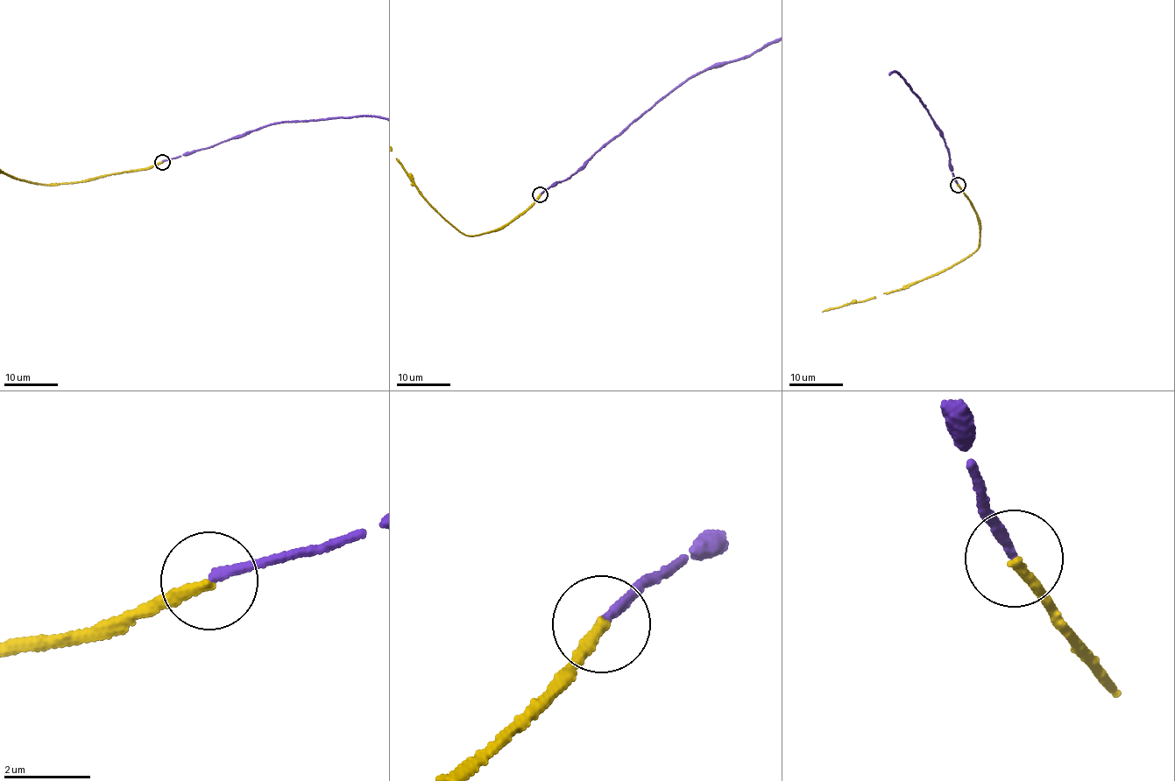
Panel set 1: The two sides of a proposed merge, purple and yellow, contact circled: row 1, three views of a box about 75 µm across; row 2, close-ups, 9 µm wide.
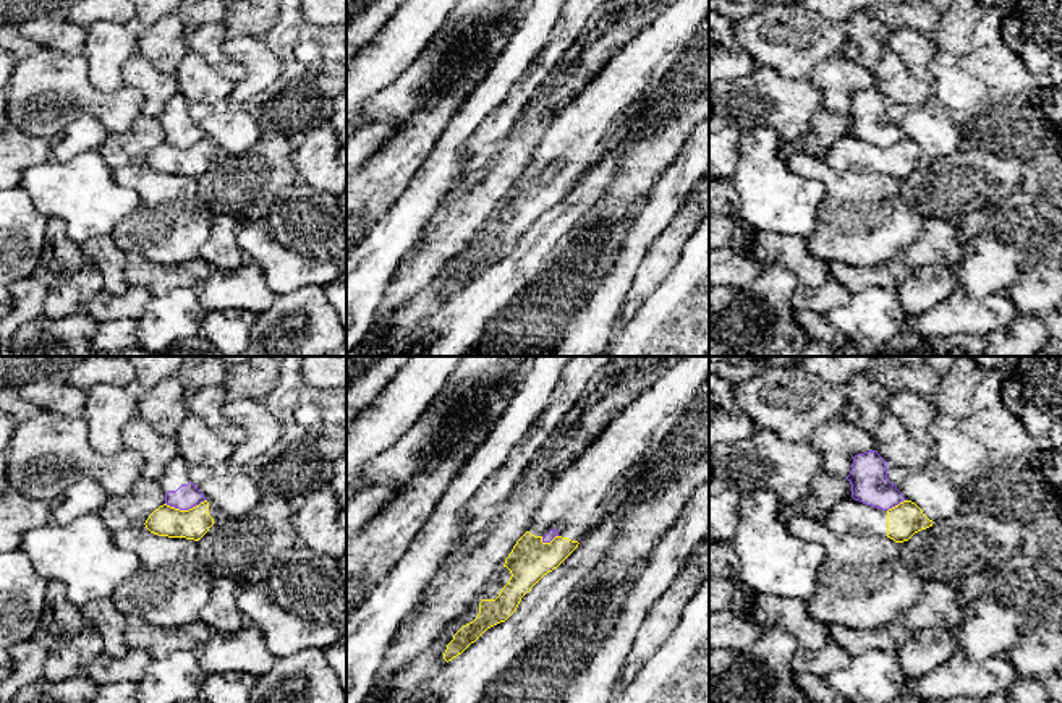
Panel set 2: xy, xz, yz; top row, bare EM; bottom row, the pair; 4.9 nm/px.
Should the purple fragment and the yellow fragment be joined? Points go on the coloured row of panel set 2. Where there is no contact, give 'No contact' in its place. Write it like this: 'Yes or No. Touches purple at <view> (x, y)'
No. Touches purple at xy (185, 509)

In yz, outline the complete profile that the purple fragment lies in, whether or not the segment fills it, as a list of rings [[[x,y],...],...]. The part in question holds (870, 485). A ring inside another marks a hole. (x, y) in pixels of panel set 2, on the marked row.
[[[876,450],[855,455],[847,476],[852,484],[852,497],[882,510],[903,502],[905,497],[887,478],[887,465]]]

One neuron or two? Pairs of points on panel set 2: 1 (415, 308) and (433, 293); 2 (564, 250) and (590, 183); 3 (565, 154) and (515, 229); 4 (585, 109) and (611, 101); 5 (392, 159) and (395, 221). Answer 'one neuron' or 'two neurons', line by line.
1: one neuron
2: two neurons
3: one neuron
4: one neuron
5: two neurons

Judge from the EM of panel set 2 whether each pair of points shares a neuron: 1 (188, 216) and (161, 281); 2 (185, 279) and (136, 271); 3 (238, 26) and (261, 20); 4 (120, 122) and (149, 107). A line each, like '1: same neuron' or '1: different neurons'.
1: different neurons
2: same neuron
3: same neuron
4: different neurons

